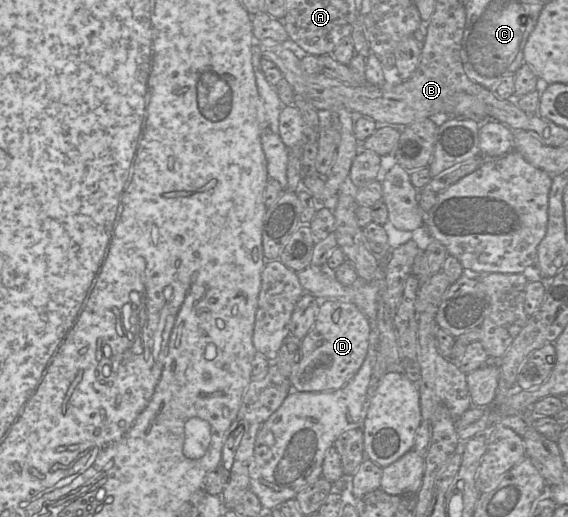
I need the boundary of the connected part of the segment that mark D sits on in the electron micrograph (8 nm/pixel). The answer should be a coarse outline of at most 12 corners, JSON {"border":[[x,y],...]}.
{"border":[[322,300],[289,376],[293,390],[342,388],[361,368],[369,321]]}

